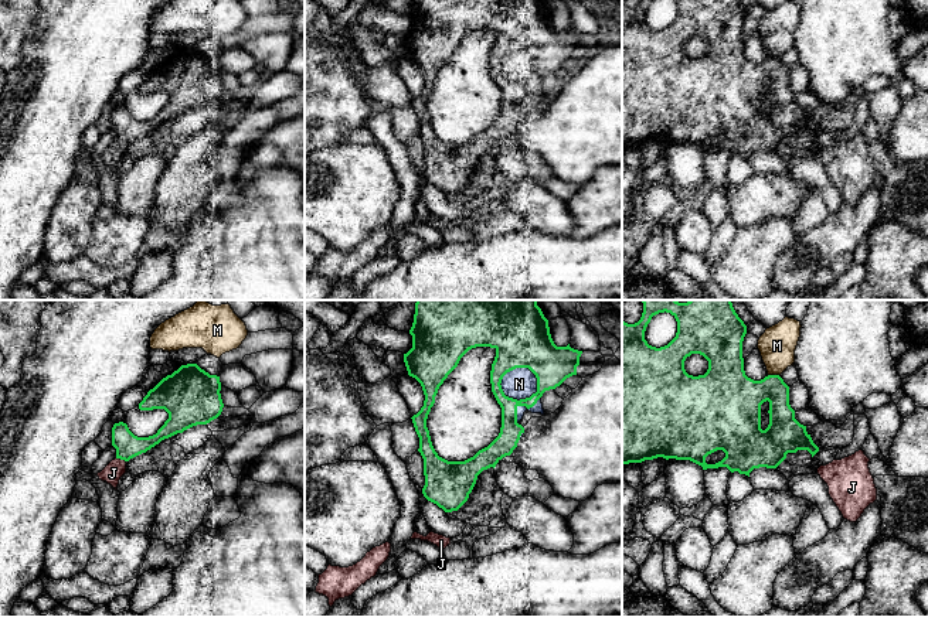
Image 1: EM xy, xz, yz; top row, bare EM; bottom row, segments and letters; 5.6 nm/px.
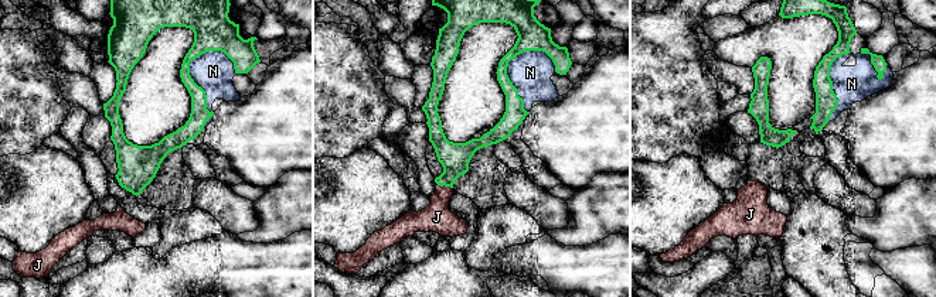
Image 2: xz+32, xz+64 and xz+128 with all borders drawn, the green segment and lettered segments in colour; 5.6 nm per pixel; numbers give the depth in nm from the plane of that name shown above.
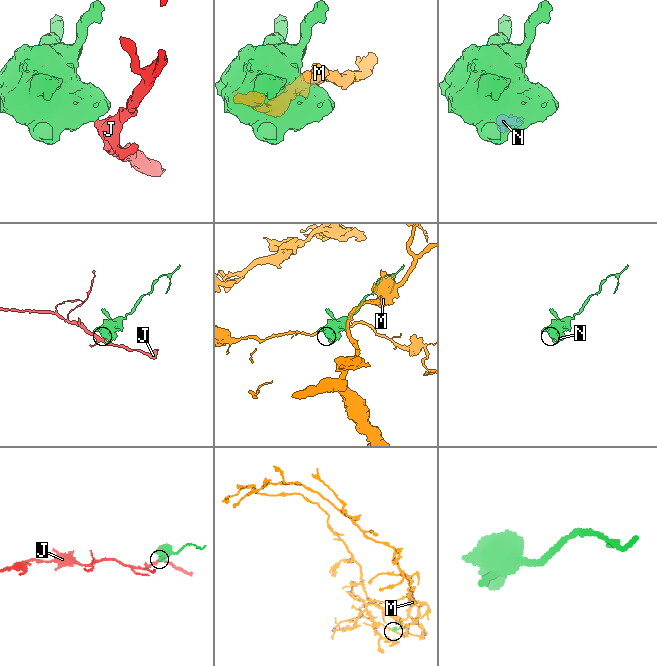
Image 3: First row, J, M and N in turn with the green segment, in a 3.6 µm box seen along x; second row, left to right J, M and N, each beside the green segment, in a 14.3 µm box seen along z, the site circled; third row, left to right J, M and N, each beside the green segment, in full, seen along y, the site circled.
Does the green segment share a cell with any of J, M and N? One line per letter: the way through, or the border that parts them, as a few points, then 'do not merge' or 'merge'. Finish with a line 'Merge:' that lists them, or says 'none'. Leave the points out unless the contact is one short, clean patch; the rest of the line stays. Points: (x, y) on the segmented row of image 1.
J: runs through xy (128, 446), (121, 459), (112, 473); merge
M: border along yz (768, 374), (778, 375); do not merge
N: merge
Merge: J, N

